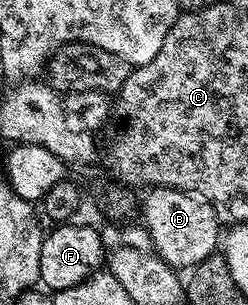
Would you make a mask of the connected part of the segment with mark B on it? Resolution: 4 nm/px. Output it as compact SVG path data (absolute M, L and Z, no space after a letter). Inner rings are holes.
M158 186L150 189L145 203L140 203L139 214L145 221L145 230L153 241L152 249L158 258L161 258L177 272L185 272L197 266L207 256L211 256L218 249L217 213L208 202L198 195L189 194L186 190L173 190L169 186Z

